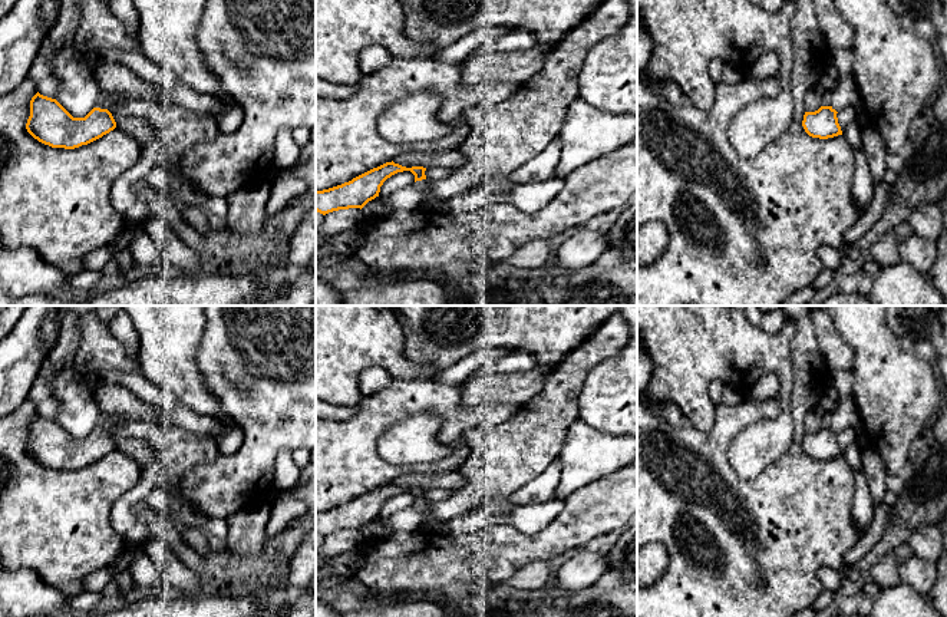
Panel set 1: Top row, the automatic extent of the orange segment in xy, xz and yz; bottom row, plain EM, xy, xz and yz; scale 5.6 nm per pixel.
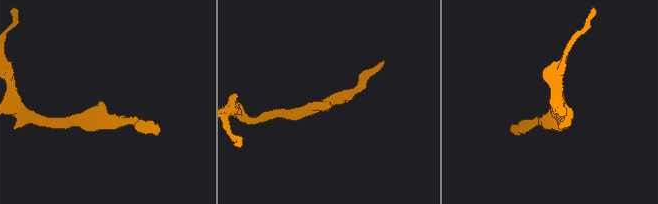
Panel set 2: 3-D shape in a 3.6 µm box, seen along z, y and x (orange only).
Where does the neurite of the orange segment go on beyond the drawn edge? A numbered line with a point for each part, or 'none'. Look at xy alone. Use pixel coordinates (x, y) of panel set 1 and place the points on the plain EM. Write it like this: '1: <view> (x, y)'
1: xy (105, 419)

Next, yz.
1: yz (847, 415)

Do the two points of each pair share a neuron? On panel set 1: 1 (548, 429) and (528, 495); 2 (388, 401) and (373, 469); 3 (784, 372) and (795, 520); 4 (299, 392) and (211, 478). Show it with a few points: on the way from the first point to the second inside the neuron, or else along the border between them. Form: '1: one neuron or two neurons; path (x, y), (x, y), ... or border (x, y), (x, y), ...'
1: two neurons; border (557, 457), (540, 474), (504, 498)
2: one neuron; path (373, 418), (368, 425), (368, 452)
3: two neurons; border (791, 383), (789, 413), (792, 418)
4: one neuron; path (276, 416), (266, 436), (236, 467)

